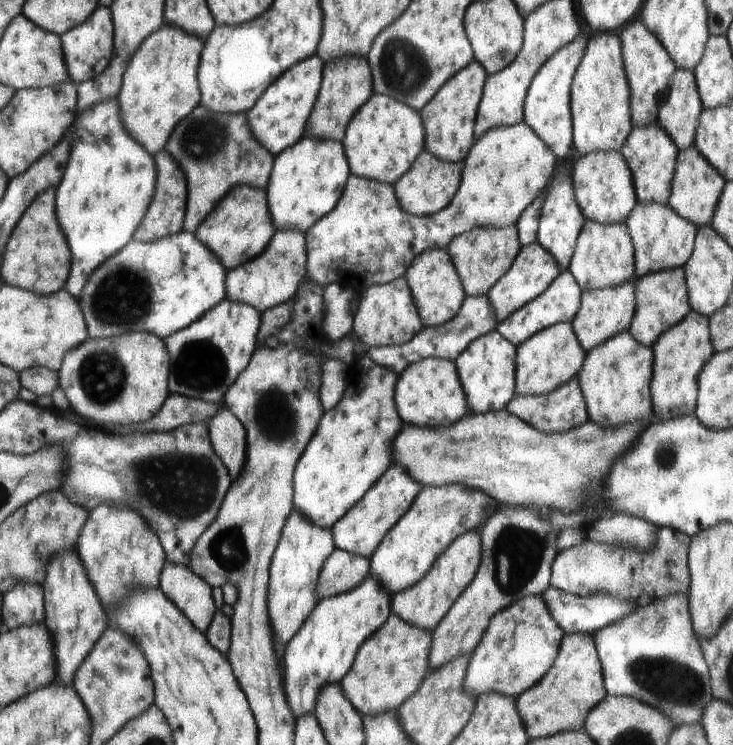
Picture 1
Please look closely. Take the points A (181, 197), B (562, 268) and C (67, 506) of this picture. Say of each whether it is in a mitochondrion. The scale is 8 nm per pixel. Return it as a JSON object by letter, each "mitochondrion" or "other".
{"A":"other","B":"other","C":"other"}

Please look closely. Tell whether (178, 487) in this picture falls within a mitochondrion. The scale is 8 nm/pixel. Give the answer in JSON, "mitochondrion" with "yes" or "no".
{"mitochondrion":"yes"}

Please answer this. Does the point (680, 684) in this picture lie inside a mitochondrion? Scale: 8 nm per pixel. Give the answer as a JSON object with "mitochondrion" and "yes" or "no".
{"mitochondrion":"yes"}

